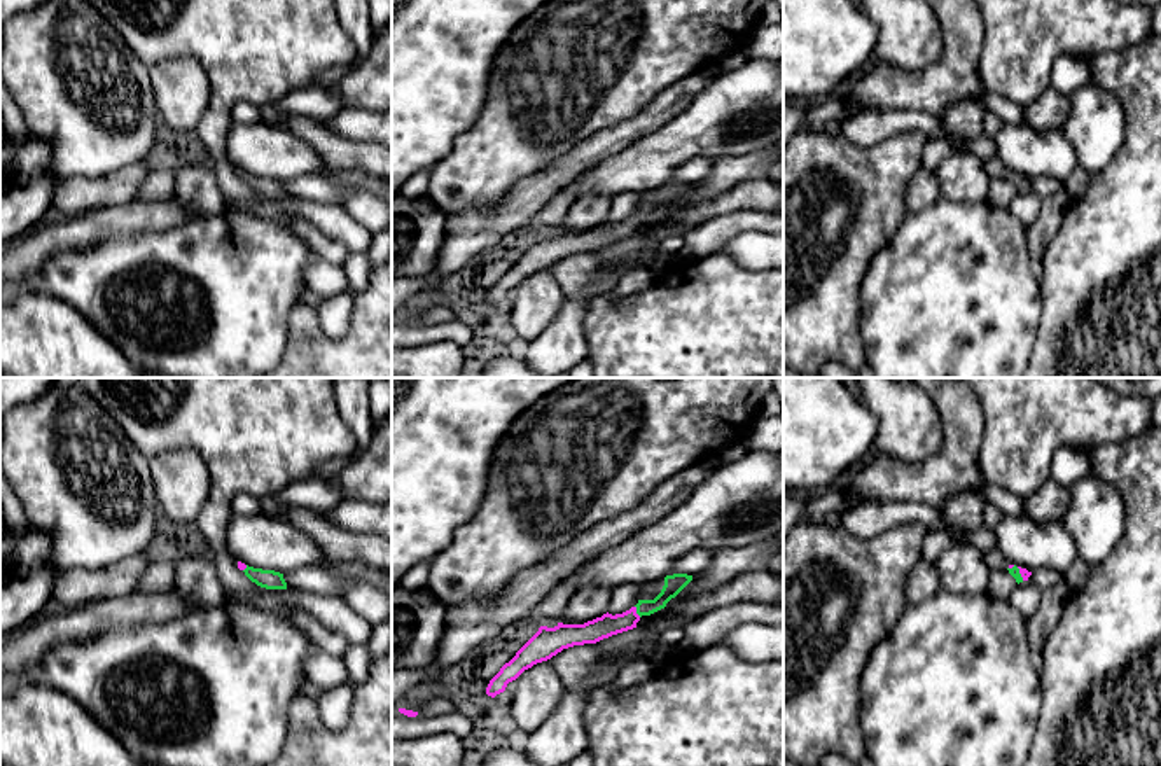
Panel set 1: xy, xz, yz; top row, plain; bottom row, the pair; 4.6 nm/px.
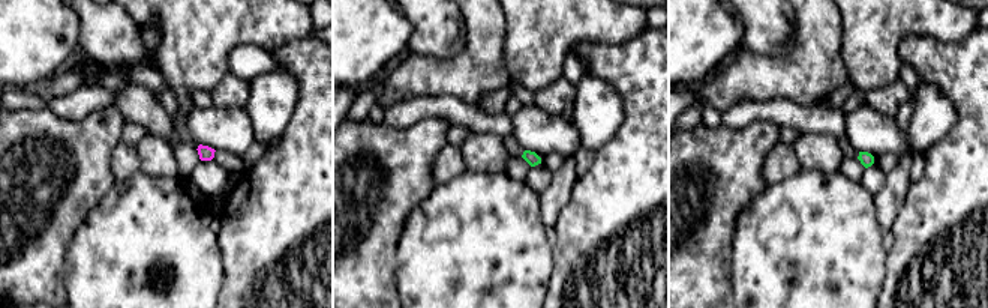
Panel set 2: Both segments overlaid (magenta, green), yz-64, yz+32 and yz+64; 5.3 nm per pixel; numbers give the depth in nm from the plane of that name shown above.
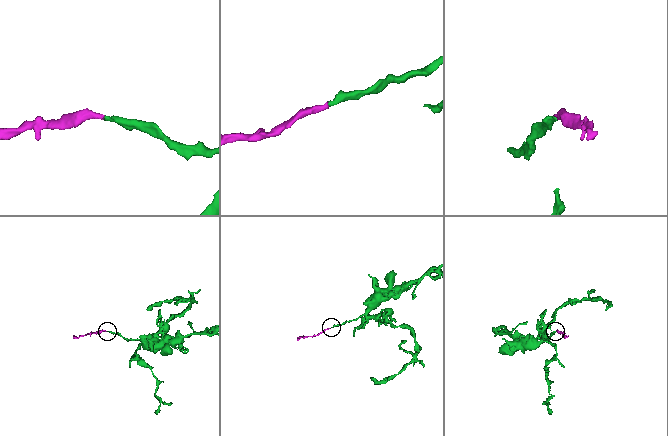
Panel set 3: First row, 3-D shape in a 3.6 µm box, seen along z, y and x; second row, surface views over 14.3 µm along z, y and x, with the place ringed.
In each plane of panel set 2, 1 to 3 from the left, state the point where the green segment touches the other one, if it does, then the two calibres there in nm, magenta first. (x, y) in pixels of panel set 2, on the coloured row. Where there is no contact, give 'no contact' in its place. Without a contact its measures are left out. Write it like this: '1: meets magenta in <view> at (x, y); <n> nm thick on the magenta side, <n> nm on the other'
1: no contact
2: no contact
3: no contact

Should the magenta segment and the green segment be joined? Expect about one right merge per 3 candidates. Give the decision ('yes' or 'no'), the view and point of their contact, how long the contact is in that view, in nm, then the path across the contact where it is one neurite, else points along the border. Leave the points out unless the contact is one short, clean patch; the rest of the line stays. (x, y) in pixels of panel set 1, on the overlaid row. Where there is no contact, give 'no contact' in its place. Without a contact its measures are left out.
yes; contact xz (635, 611); length 60 nm; way xz (591, 632), (623, 623), (635, 611), (654, 605), (674, 584)

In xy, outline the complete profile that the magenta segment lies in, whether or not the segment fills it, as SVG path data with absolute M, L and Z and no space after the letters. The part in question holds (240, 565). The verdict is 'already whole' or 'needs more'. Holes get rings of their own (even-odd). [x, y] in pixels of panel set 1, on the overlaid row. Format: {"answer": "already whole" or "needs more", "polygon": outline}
{"answer": "needs more", "polygon": "M238 561L238 568L243 570L245 575L261 588L287 589L287 582L283 579L283 574L280 574L280 572L254 568L241 561Z"}

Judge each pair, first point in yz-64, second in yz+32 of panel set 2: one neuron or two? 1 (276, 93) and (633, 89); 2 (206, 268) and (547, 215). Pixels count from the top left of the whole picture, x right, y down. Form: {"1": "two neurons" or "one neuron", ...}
{"1": "two neurons", "2": "two neurons"}

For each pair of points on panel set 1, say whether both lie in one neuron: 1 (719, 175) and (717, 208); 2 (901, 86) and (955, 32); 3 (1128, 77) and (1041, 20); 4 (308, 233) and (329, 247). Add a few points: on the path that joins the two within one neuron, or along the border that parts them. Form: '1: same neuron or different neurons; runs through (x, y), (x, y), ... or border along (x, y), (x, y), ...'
1: different neurons; border along (756, 181), (745, 181), (702, 200), (682, 217)
2: same neuron; runs through (920, 86), (925, 86), (955, 56), (955, 51)
3: different neurons; border along (1133, 44), (1084, 56)
4: same neuron; runs through (313, 236), (324, 245)

